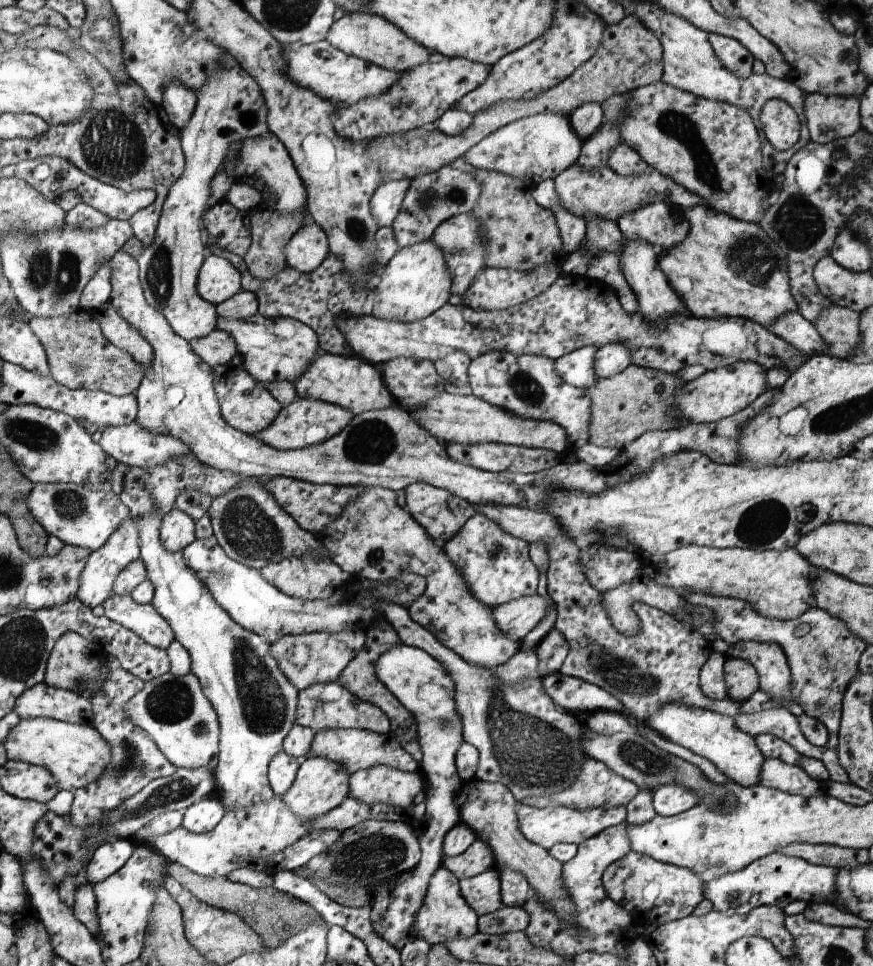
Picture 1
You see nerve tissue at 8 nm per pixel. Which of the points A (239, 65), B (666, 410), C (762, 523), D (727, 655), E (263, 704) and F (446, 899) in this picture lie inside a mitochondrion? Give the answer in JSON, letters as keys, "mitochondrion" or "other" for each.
{"A":"other","B":"mitochondrion","C":"mitochondrion","D":"other","E":"mitochondrion","F":"other"}

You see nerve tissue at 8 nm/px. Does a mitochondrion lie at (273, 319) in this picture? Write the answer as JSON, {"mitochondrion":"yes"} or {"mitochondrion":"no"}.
{"mitochondrion":"no"}

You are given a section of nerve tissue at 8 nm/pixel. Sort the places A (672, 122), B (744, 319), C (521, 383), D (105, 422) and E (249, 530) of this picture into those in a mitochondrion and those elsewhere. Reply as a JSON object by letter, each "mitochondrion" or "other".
{"A":"mitochondrion","B":"other","C":"mitochondrion","D":"other","E":"mitochondrion"}

